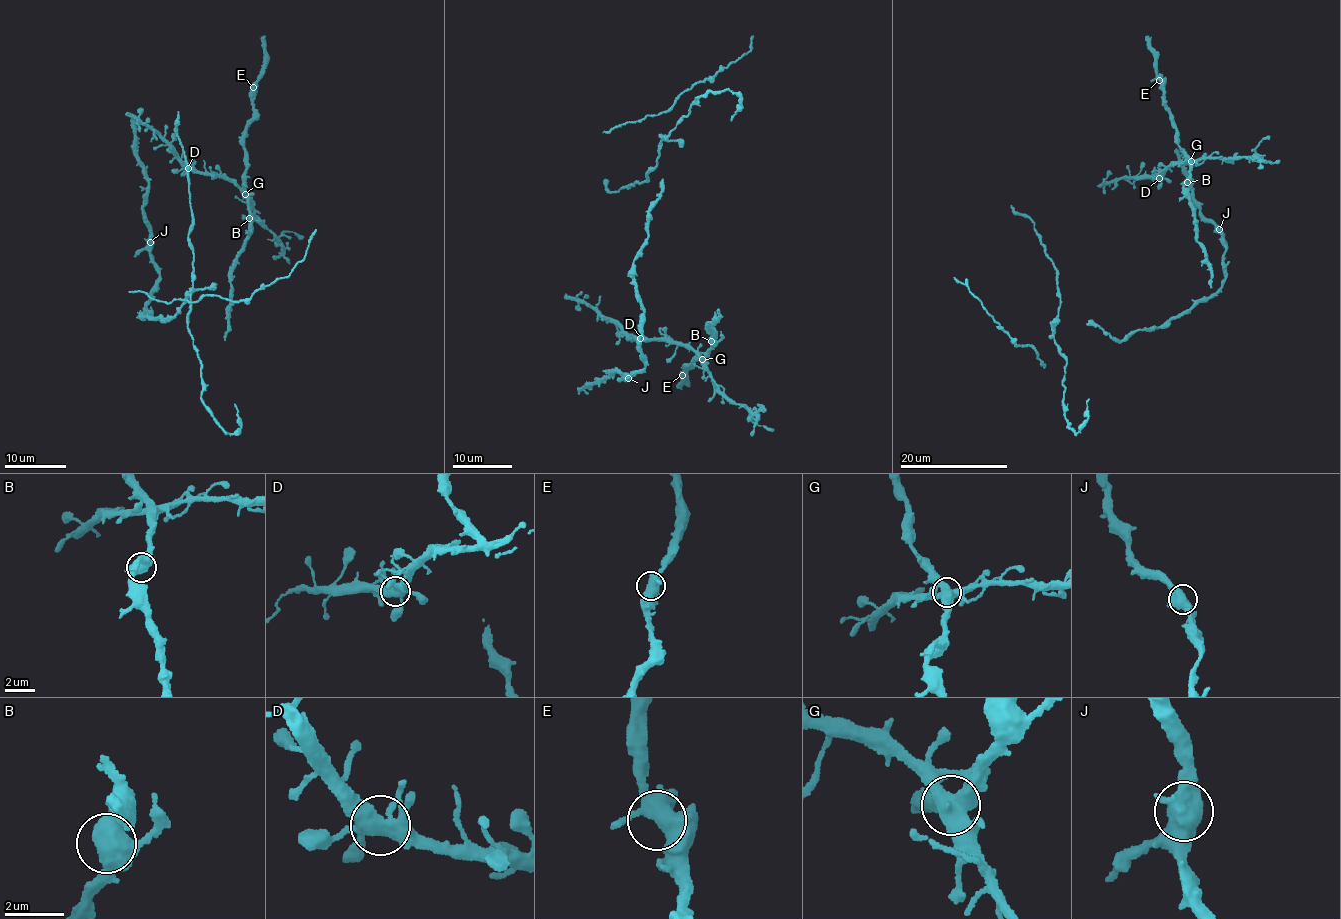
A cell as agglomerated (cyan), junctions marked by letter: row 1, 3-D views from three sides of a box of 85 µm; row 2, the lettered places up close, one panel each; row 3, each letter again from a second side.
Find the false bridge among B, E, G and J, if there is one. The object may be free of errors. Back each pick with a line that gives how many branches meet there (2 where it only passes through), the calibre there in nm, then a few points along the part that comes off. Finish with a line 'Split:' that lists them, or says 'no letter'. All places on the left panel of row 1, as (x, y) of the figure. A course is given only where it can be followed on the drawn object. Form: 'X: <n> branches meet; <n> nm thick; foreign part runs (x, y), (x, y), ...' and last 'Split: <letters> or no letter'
G: 4 branches meet; 550 nm thick
Split: G

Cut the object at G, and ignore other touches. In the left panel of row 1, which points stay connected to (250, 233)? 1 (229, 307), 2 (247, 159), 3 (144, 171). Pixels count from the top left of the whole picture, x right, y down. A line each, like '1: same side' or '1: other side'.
1: same side
2: same side
3: same side

